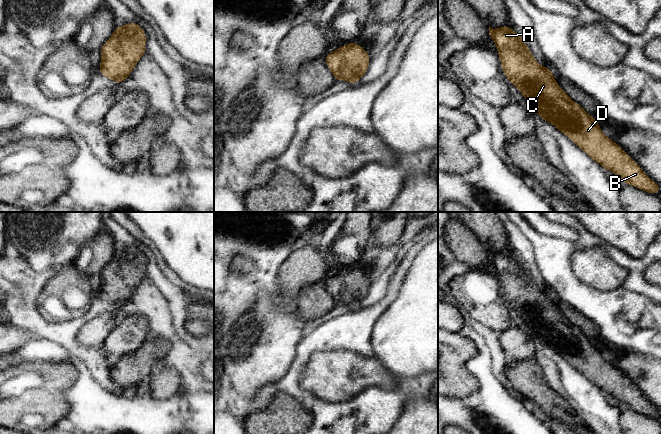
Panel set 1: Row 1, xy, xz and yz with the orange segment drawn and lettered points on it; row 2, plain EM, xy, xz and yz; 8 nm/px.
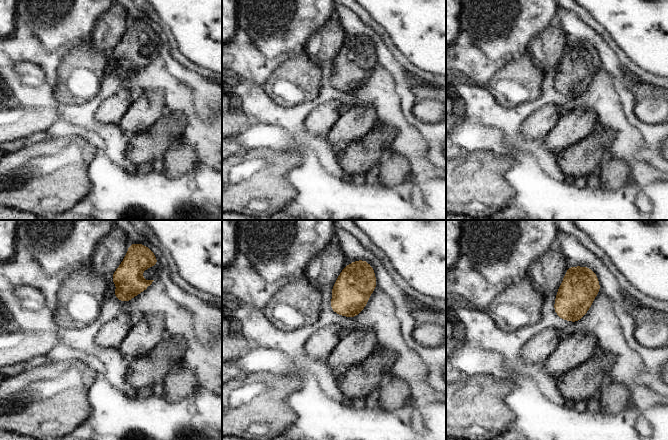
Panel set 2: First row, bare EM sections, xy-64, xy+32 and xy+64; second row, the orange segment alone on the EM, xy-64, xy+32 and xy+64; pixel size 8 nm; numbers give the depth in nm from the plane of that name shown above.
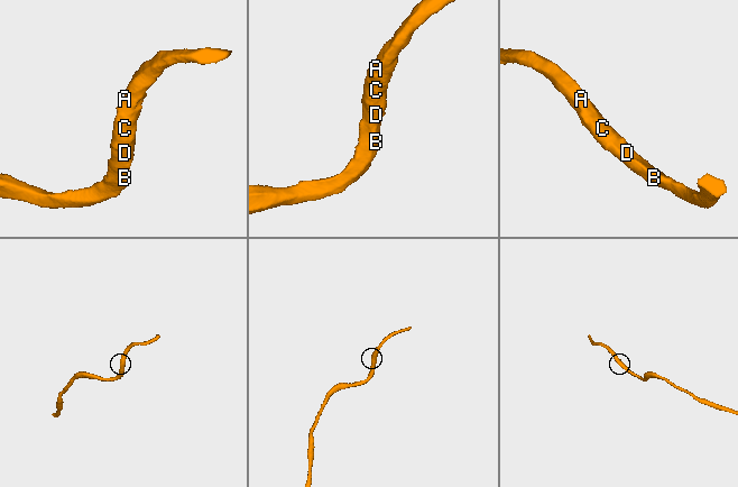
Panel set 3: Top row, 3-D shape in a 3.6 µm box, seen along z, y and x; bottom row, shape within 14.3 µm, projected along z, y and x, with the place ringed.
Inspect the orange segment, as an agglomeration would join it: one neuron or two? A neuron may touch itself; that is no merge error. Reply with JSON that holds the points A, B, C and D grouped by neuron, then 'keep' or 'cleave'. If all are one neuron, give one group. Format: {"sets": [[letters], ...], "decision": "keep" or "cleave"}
{"sets": [["A", "B", "C", "D"]], "decision": "keep"}

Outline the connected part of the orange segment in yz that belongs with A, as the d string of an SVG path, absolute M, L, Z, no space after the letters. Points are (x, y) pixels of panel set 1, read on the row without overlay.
M489 250L489 259L497 270L498 281L505 301L517 311L534 337L538 338L543 345L553 348L595 386L599 387L605 394L612 395L621 405L645 416L658 419L660 410L642 395L620 369L602 357L599 347L557 308L549 291L543 291L535 284L520 259L515 258L509 250L497 253Z

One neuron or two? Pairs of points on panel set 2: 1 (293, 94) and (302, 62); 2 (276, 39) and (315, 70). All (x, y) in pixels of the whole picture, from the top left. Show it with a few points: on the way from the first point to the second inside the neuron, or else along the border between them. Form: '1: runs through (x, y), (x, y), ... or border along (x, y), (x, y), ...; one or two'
1: runs through (293, 86), (299, 78), (299, 70); one
2: border along (303, 49), (287, 57); two

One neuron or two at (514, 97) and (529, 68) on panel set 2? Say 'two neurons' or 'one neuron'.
one neuron

